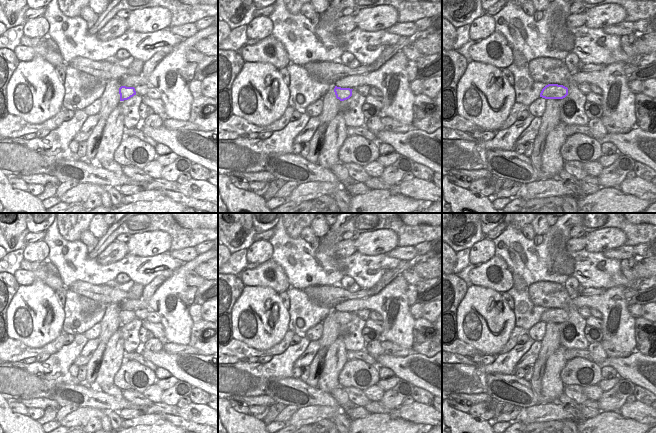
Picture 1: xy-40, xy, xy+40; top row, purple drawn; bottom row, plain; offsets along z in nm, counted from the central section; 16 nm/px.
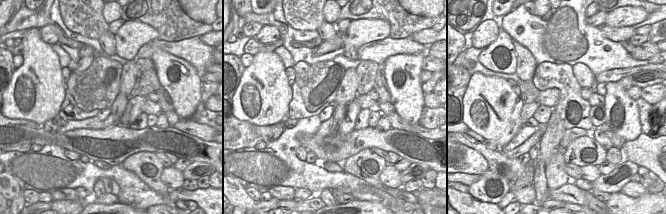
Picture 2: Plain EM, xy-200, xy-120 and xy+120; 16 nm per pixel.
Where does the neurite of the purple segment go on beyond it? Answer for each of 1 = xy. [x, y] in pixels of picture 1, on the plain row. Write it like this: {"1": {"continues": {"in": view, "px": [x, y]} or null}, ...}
{"1": {"continues": null}}

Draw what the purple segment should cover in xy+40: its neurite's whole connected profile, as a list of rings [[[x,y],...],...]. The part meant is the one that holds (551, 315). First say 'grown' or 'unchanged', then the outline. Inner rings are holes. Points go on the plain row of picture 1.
unchanged | [[[558,308],[546,309],[541,317],[540,321],[545,323],[563,323],[568,319],[568,312]]]

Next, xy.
unchanged | [[[335,310],[334,316],[336,319],[336,322],[339,323],[340,325],[344,325],[349,323],[352,320],[352,314],[350,312],[341,312]]]

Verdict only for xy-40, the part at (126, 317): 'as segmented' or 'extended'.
as segmented

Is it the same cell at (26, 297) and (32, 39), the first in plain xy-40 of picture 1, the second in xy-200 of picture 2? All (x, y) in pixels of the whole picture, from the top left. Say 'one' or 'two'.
one

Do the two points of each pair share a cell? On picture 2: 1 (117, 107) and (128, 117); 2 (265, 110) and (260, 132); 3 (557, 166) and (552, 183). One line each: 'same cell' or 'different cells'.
1: different cells
2: different cells
3: same cell

